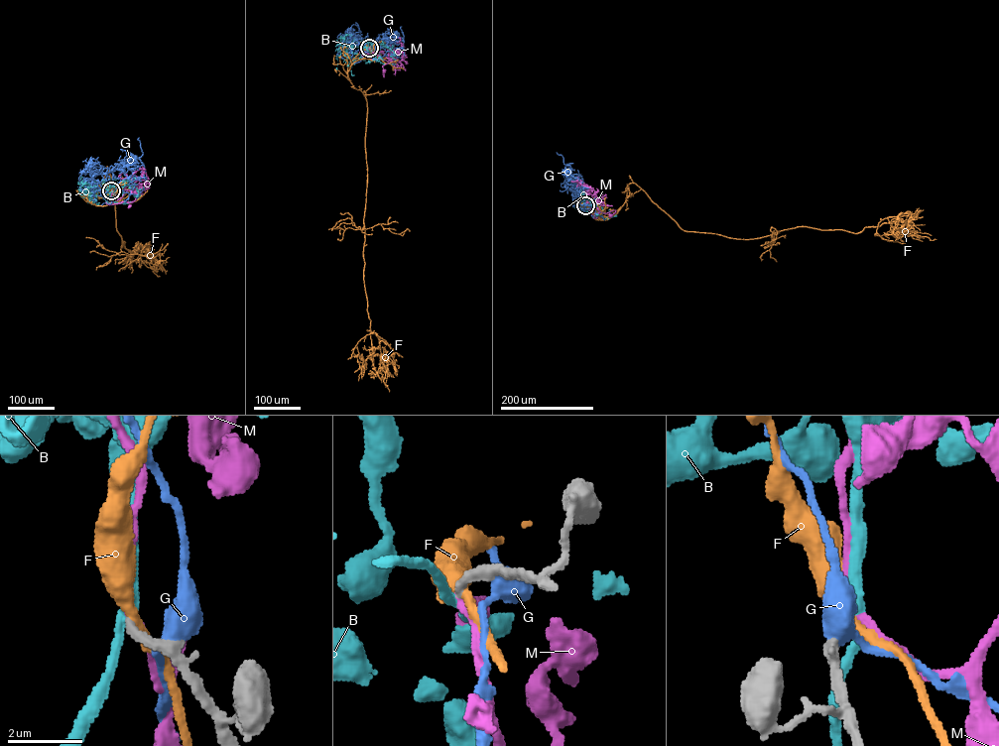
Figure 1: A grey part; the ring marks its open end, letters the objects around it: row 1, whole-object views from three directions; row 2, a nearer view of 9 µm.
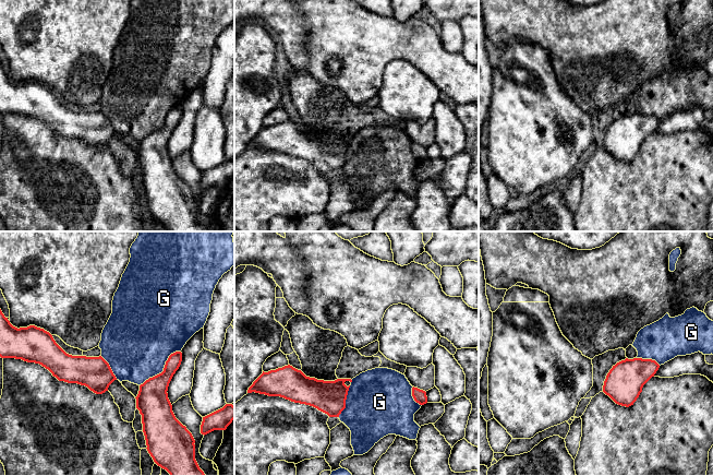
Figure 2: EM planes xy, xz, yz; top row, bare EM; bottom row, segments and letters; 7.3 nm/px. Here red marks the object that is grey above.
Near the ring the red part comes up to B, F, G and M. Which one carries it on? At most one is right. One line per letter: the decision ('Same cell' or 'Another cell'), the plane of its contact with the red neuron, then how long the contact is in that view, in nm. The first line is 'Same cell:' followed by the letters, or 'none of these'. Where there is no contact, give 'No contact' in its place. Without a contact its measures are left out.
Same cell: B
B: Same cell. No contact
F: Another cell. No contact
G: Another cell. Touches red in xy. Shared border 400 nm
M: Another cell. No contact

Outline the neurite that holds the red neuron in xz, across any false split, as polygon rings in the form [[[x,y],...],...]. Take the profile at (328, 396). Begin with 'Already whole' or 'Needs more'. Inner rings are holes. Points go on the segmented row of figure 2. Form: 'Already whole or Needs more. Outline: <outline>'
Already whole. Outline: [[[288,365],[268,372],[263,371],[249,388],[247,393],[280,396],[294,403],[313,406],[329,417],[339,417],[346,408],[350,388],[345,384],[346,381],[352,382],[351,379],[317,380]]]

